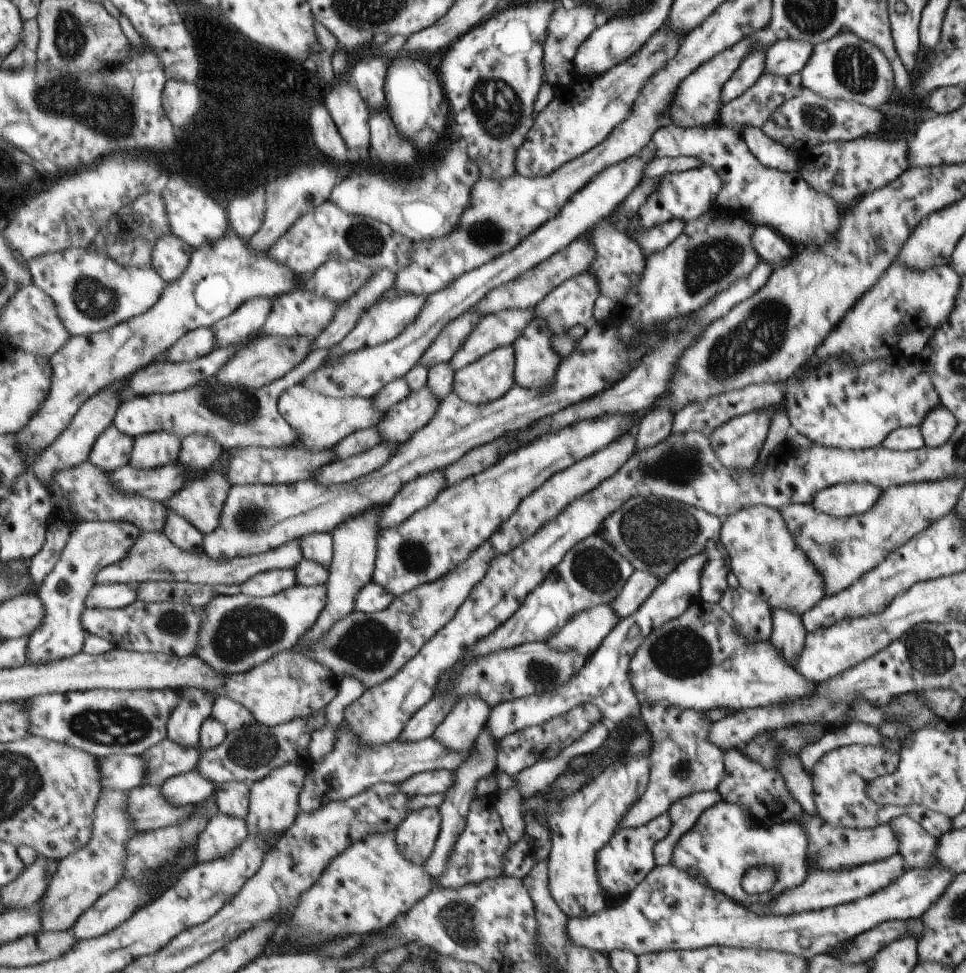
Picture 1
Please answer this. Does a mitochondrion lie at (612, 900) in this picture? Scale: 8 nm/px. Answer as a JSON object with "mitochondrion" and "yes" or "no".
{"mitochondrion":"no"}

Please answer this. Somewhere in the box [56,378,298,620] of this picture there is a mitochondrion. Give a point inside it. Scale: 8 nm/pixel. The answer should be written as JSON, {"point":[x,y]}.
{"point":[235,405]}

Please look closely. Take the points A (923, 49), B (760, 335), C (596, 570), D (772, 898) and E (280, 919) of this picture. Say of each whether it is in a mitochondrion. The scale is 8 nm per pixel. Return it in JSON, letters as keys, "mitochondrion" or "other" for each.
{"A":"other","B":"mitochondrion","C":"mitochondrion","D":"other","E":"other"}

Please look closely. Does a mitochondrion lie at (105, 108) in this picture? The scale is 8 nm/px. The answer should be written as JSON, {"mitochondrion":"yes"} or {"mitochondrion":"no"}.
{"mitochondrion":"yes"}

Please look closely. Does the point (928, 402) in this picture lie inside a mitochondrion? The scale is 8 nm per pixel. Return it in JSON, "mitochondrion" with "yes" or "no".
{"mitochondrion":"no"}

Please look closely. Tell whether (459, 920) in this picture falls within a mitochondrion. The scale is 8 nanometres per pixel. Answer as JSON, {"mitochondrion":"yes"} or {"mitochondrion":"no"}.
{"mitochondrion":"yes"}

